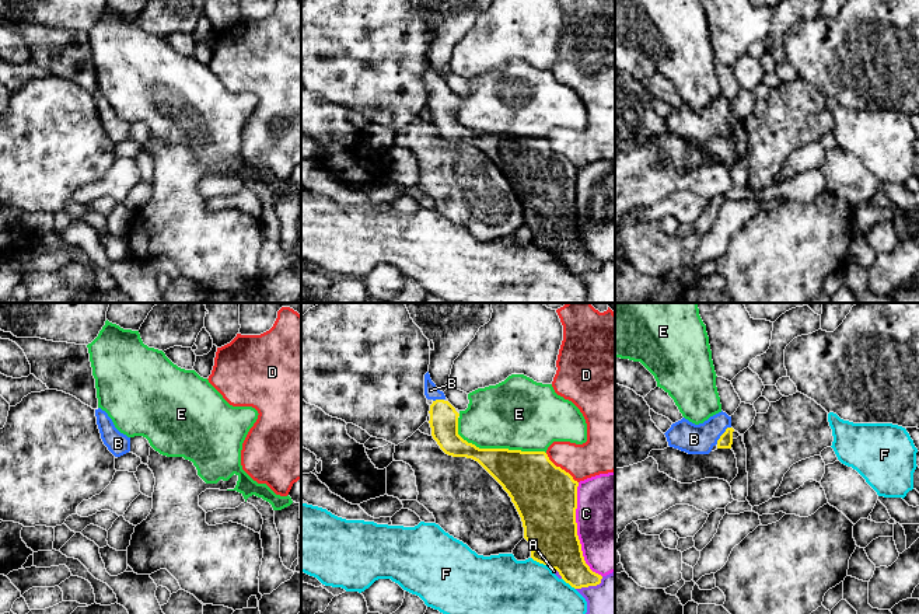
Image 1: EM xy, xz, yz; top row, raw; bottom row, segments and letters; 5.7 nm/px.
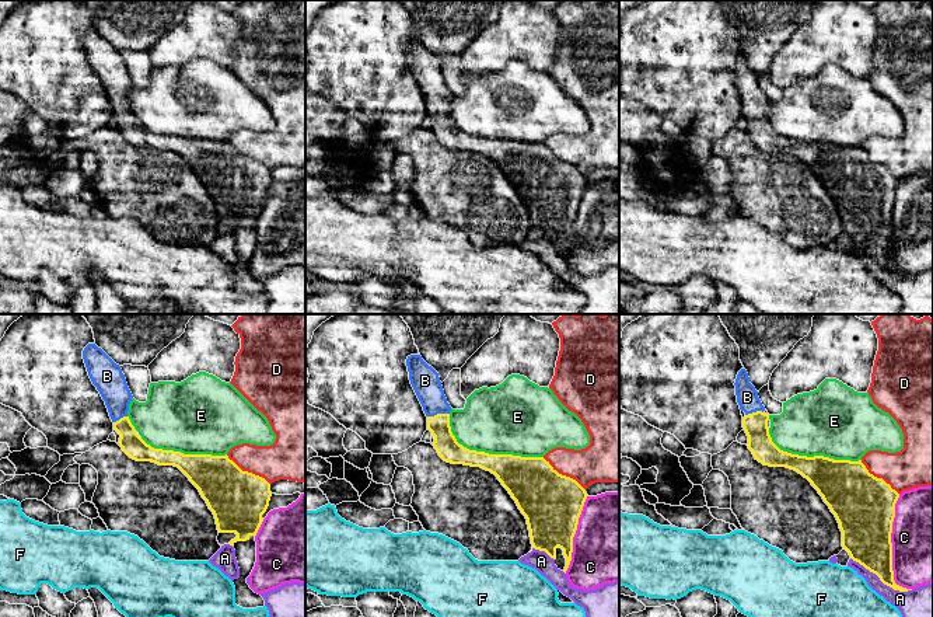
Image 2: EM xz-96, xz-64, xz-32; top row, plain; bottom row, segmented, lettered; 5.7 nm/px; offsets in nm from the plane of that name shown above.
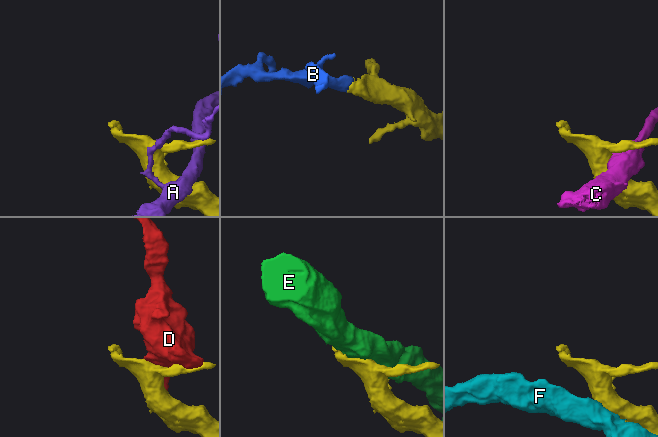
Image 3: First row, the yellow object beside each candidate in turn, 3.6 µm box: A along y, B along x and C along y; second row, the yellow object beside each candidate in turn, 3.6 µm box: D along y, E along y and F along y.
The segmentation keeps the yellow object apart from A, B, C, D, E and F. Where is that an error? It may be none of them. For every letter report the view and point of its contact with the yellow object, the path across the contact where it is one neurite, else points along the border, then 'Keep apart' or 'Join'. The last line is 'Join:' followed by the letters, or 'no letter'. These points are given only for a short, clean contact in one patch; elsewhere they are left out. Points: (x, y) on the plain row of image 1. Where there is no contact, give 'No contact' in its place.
A: Touches yellow at xz (590, 271). Keep apart
B: Touches yellow at yz (722, 121). Path across: yz (726, 125), (722, 121), (705, 121), (694, 125). Join
C: Touches yellow at xz (576, 217). Keep apart
D: Touches yellow at xz (559, 153). Keep apart
E: Touches yellow at xz (495, 135). Keep apart
F: Touches yellow at xz (541, 248). Keep apart
Join: B

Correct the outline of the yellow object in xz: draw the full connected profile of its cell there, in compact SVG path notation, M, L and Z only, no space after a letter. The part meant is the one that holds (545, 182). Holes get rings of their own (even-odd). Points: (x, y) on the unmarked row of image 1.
M424 60L424 81L431 86L431 122L452 143L478 147L509 179L531 230L531 244L556 255L574 275L597 272L602 262L586 250L577 221L579 168L556 153L545 137L479 135L458 121L455 94Z

